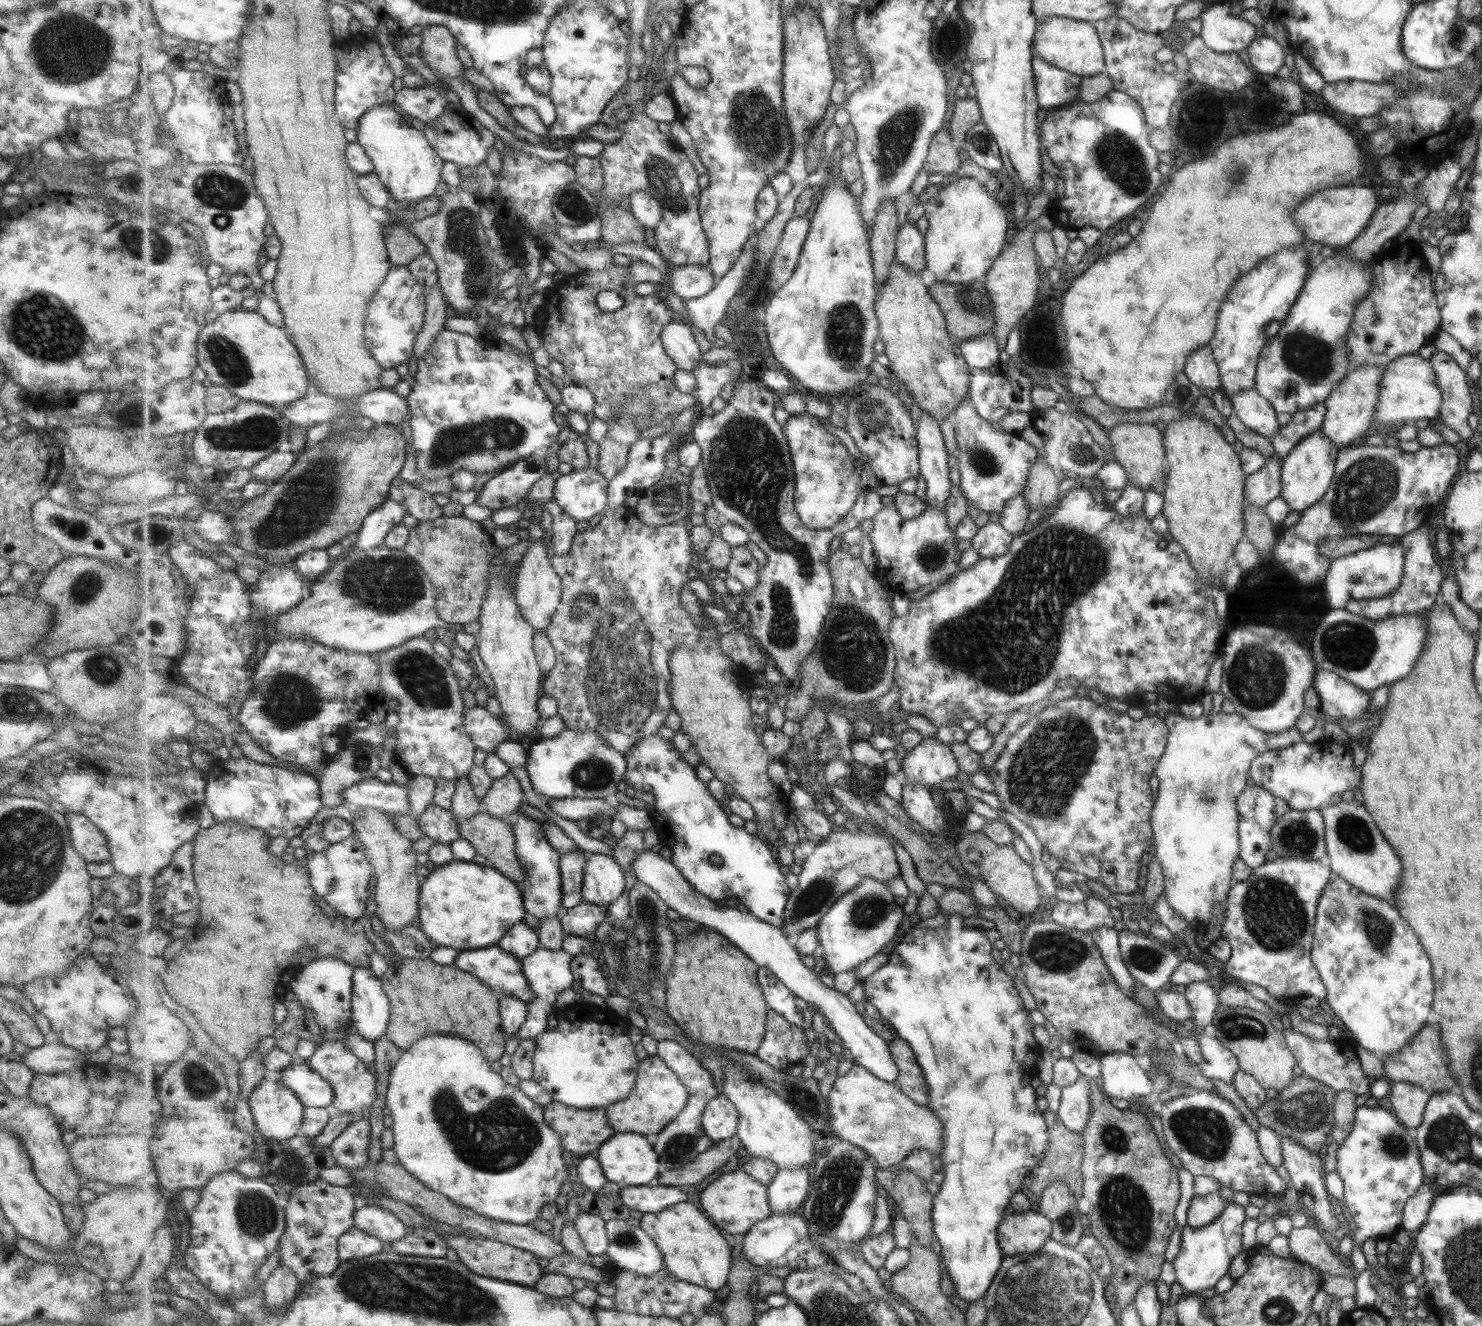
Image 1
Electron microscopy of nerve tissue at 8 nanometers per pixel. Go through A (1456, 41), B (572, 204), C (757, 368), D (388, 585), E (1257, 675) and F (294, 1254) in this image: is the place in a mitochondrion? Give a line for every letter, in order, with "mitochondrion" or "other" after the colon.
A: mitochondrion
B: mitochondrion
C: other
D: mitochondrion
E: mitochondrion
F: mitochondrion

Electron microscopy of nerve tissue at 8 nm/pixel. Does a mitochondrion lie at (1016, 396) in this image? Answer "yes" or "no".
no

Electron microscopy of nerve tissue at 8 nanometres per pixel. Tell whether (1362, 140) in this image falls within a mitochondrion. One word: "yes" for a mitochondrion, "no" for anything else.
no

